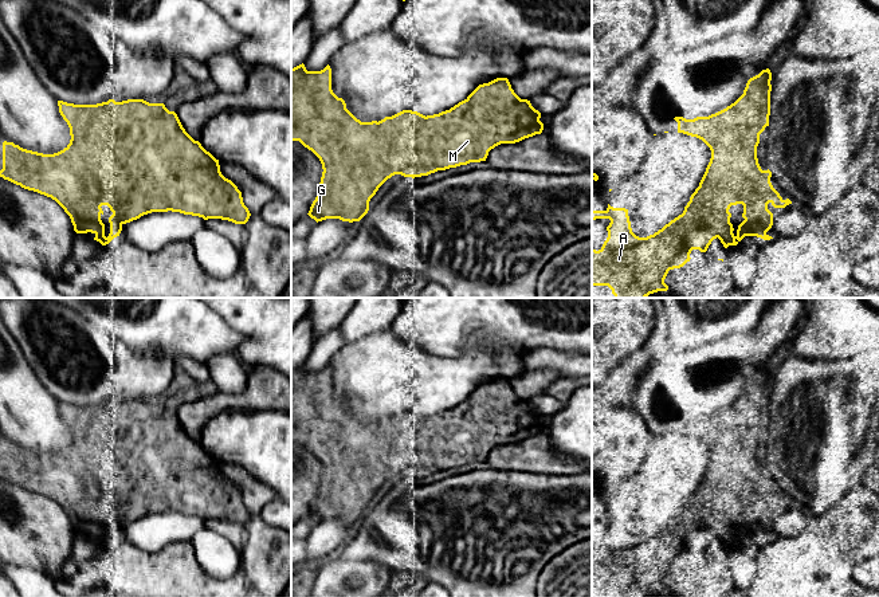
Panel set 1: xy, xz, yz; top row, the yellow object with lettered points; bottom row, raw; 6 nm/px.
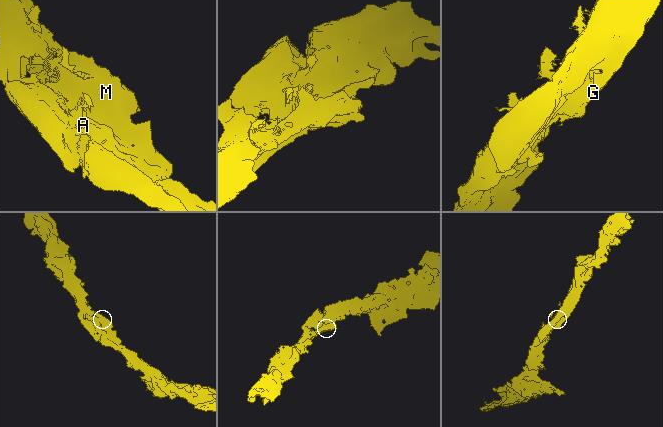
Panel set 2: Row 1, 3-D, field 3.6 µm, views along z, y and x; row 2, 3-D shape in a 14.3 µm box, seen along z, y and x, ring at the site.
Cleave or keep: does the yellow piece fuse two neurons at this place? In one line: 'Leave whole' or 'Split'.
Leave whole

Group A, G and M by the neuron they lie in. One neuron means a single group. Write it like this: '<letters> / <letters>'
A G M

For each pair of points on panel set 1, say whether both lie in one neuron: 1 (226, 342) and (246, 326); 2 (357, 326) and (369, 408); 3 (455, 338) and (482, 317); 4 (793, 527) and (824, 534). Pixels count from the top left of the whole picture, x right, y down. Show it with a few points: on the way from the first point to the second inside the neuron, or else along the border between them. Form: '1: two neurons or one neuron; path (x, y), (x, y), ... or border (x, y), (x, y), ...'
1: two neurons; border (215, 311), (236, 337), (236, 349)
2: two neurons; border (388, 328), (345, 344)
3: one neuron; path (462, 333), (475, 319)
4: two neurons; border (812, 513), (808, 523), (800, 531), (781, 535)

